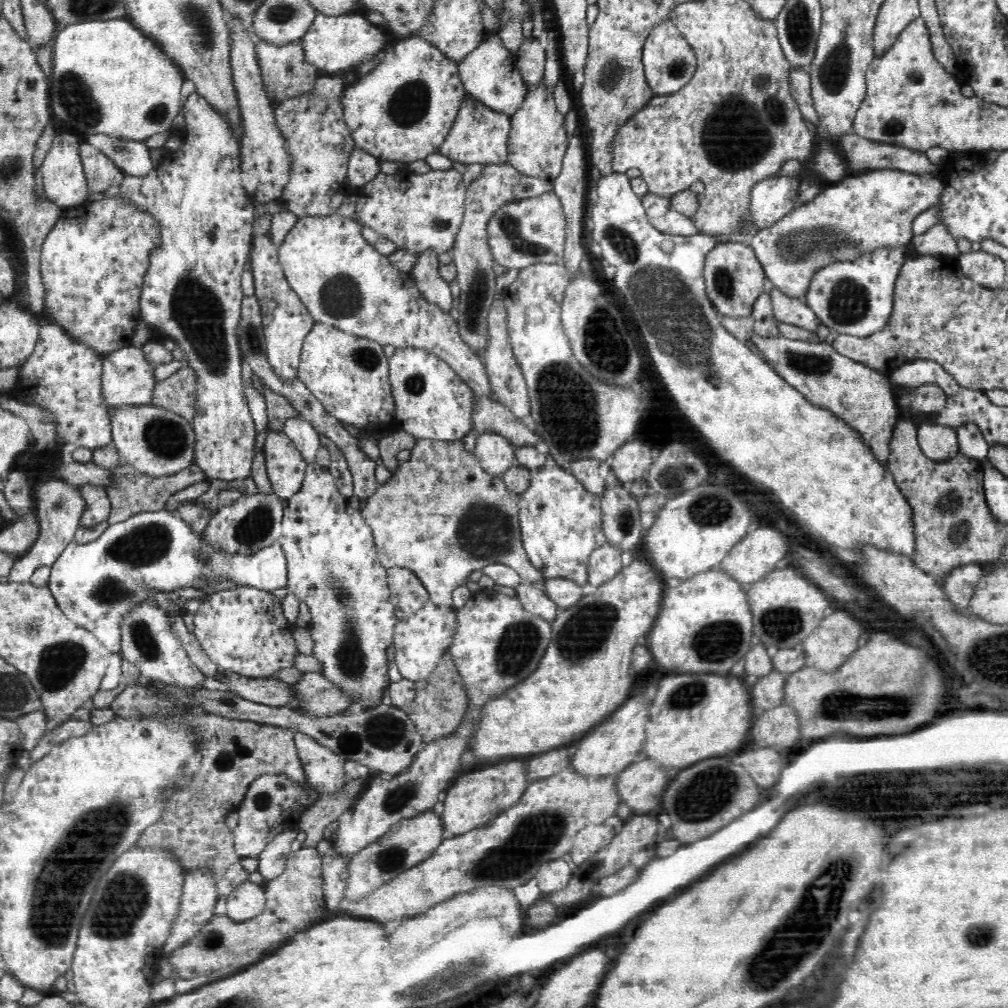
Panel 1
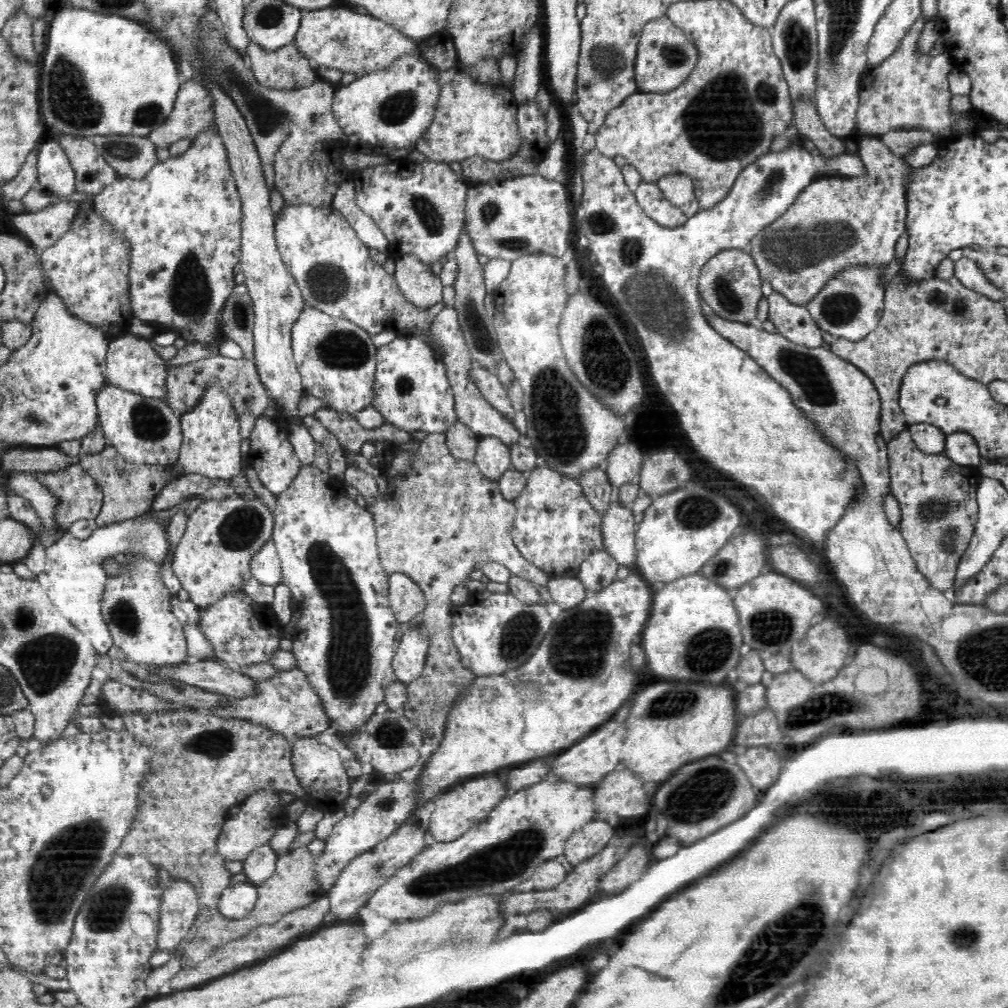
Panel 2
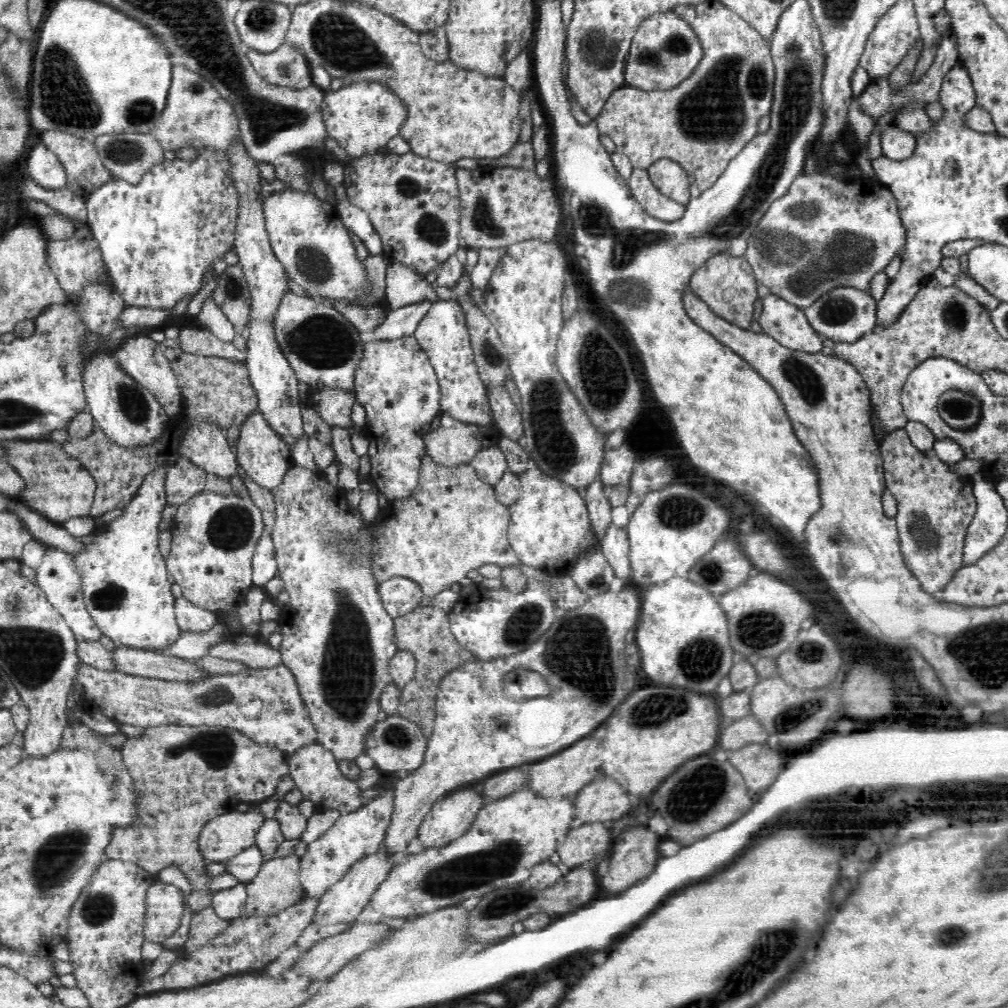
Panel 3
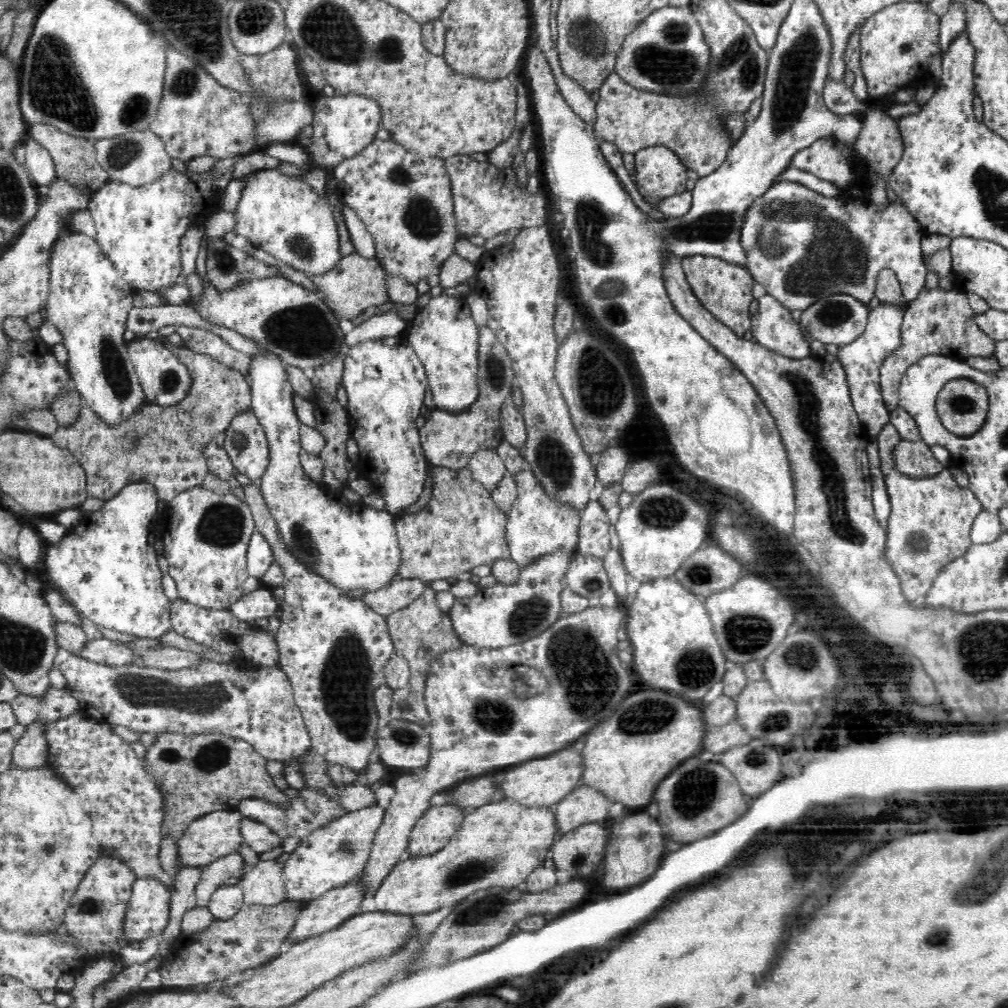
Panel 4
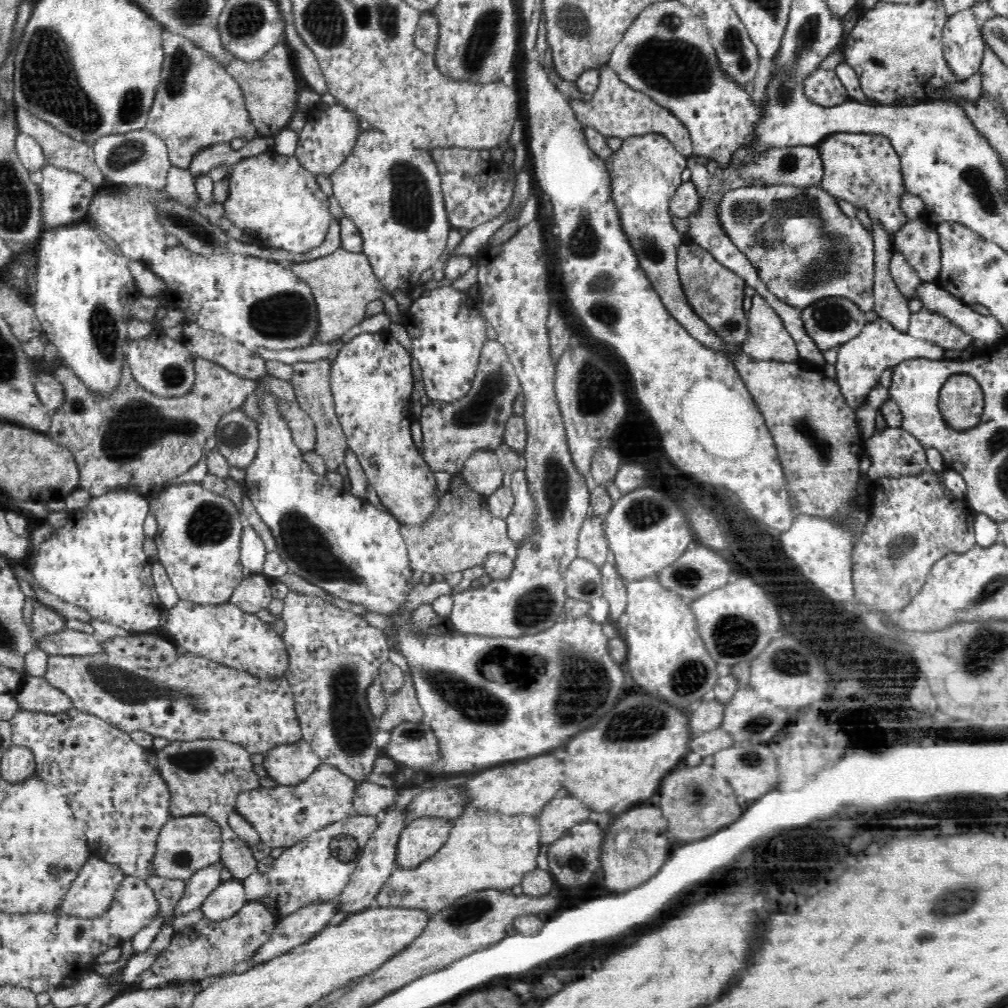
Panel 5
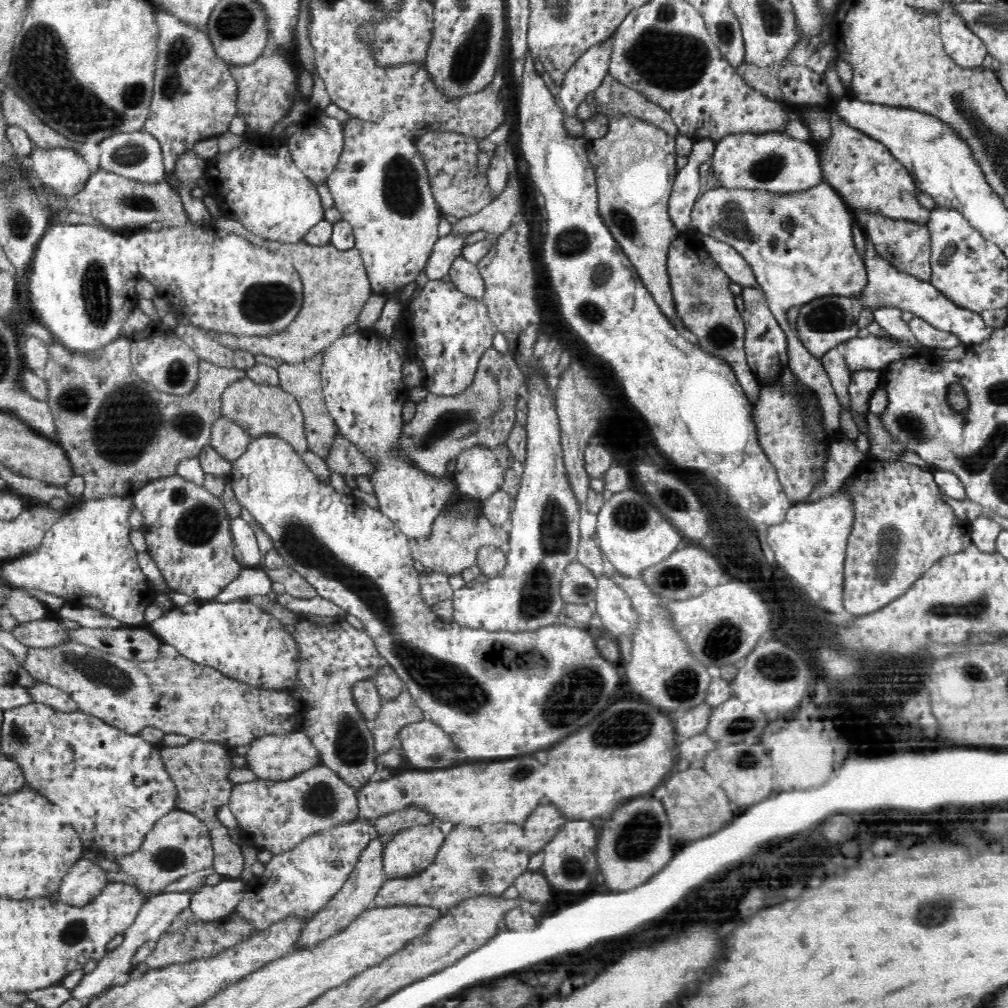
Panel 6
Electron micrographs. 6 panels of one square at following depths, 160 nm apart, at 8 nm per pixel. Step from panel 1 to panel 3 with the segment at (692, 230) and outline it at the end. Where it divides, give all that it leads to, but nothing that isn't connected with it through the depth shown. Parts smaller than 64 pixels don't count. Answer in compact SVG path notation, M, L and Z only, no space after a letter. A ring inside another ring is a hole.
M634 168L627 184L640 207L649 216L664 222L674 222L680 220L685 214L687 206L680 205L680 202L676 202L662 194L652 184L652 180L646 171Z

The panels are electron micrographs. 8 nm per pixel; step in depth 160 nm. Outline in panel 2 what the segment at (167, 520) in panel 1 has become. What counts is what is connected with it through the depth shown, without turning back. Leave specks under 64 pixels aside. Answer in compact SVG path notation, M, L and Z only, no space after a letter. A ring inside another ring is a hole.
M134 517L132 520L124 519L110 525L97 527L84 540L76 538L66 530L54 544L46 547L45 567L36 579L59 612L92 641L92 646L96 648L99 655L104 655L113 648L114 642L102 615L104 592L108 588L106 572L100 566L102 560L108 560L108 558L112 560L116 554L134 552L134 554L150 556L148 560L156 566L157 564L172 566L175 550L176 548L169 549L166 532L160 526L160 522L154 518L136 520ZM274 541L266 542L263 548L253 555L249 563L249 572L262 584L274 586L283 582L281 562Z

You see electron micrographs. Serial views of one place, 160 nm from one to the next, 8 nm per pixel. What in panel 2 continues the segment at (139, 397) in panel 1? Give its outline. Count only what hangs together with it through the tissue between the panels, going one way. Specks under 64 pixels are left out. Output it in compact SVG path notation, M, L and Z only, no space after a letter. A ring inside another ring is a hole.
M128 335L109 341L105 358L105 377L108 384L142 397L157 398L166 401L166 361L160 358L149 339Z

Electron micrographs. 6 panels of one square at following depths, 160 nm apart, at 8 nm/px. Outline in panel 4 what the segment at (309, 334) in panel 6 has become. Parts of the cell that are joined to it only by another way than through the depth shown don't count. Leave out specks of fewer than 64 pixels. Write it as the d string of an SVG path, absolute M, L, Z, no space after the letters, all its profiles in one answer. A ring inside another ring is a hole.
M356 252L342 257L340 268L332 270L323 279L311 278L327 305L331 307L338 321L351 320L360 316L369 306L378 306L390 301L386 289L387 274L375 257L364 258Z

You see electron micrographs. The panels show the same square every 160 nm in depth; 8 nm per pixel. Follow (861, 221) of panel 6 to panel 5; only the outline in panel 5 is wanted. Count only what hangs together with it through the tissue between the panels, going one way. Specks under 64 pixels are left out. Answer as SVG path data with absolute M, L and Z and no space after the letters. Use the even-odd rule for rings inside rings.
M916 218L891 234L890 242L891 252L902 251L907 262L911 263L923 282L936 282L941 269L941 248L938 233L932 227L924 225L924 221Z

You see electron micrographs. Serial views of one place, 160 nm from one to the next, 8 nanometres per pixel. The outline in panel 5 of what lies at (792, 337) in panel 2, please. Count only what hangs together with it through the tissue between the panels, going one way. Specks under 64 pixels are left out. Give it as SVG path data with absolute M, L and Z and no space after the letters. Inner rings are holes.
M756 293L751 301L751 309L747 312L749 333L741 350L754 359L799 360L795 340L767 299Z

